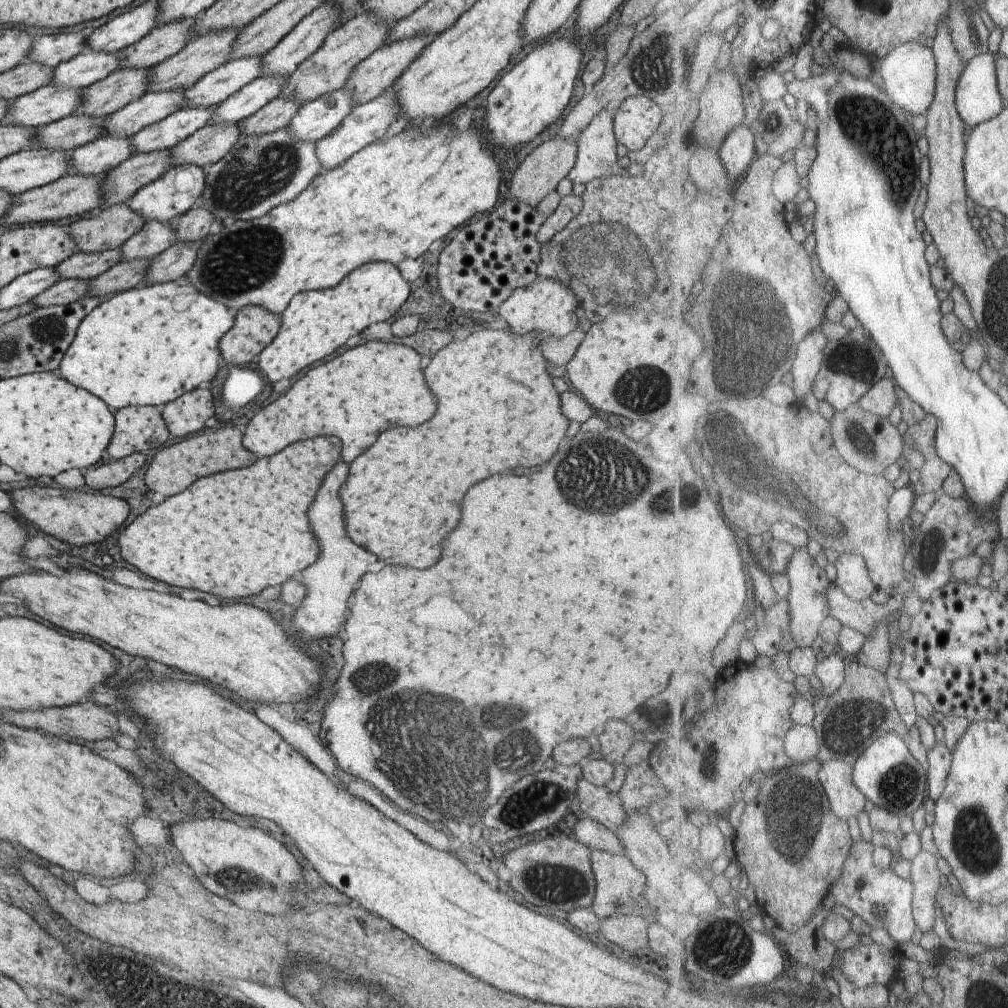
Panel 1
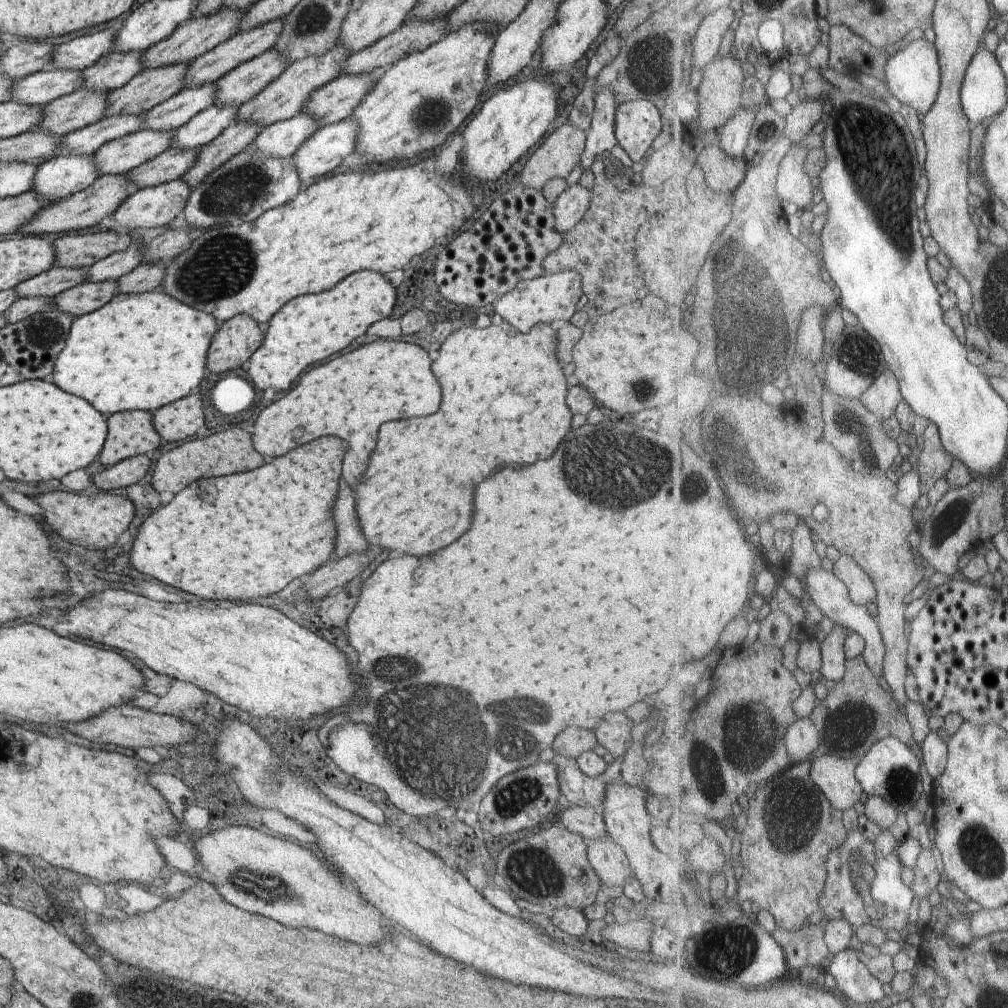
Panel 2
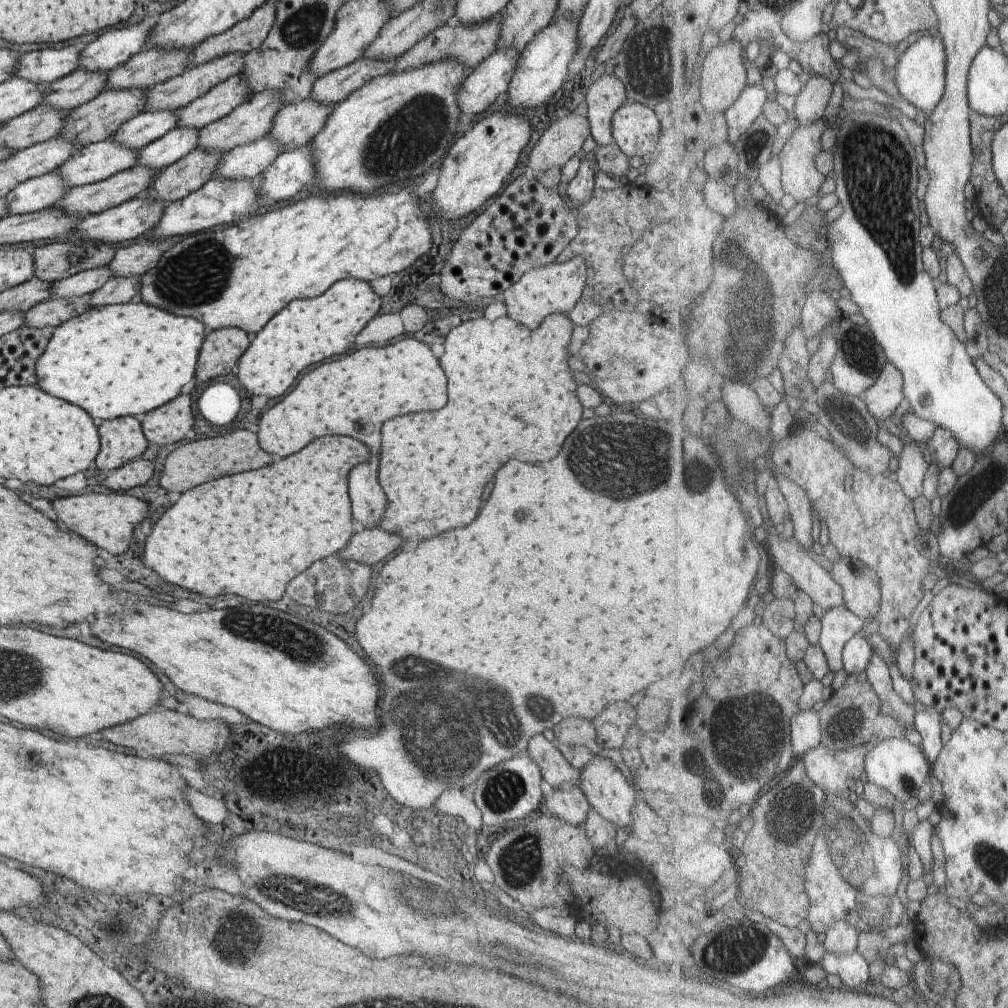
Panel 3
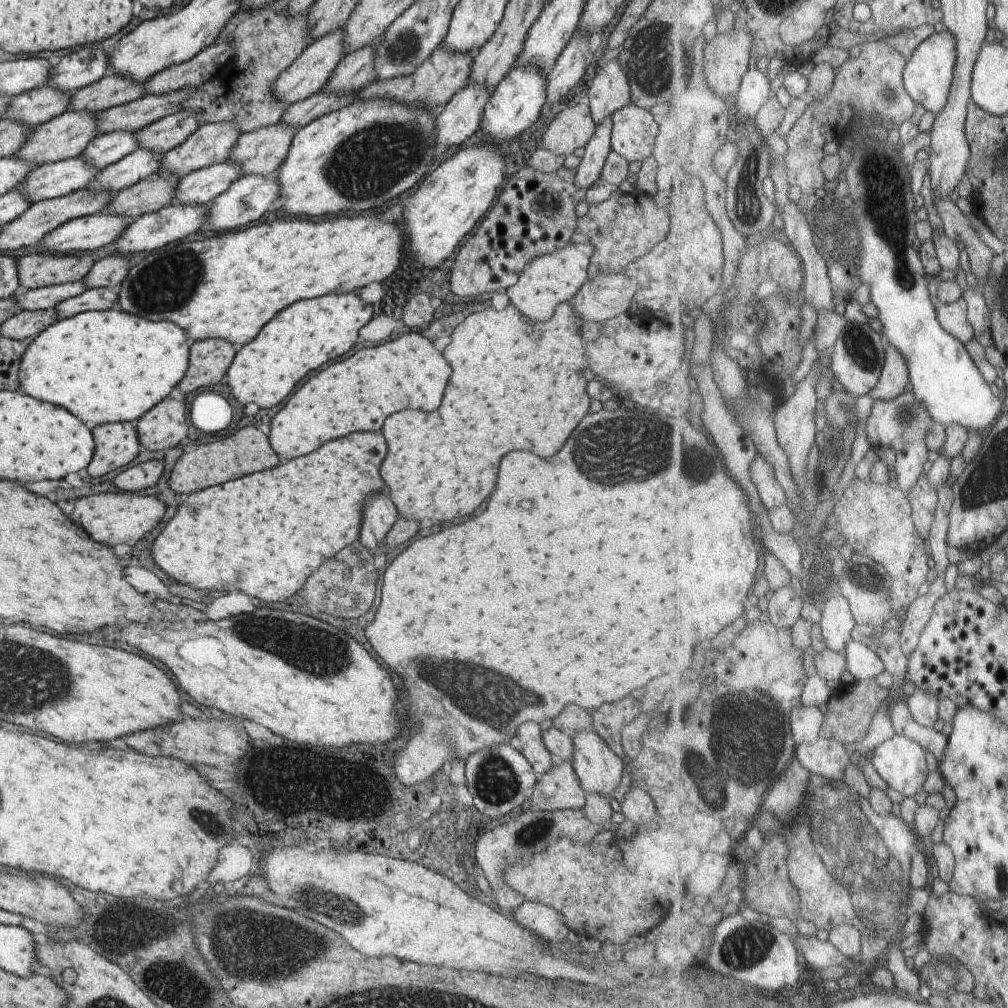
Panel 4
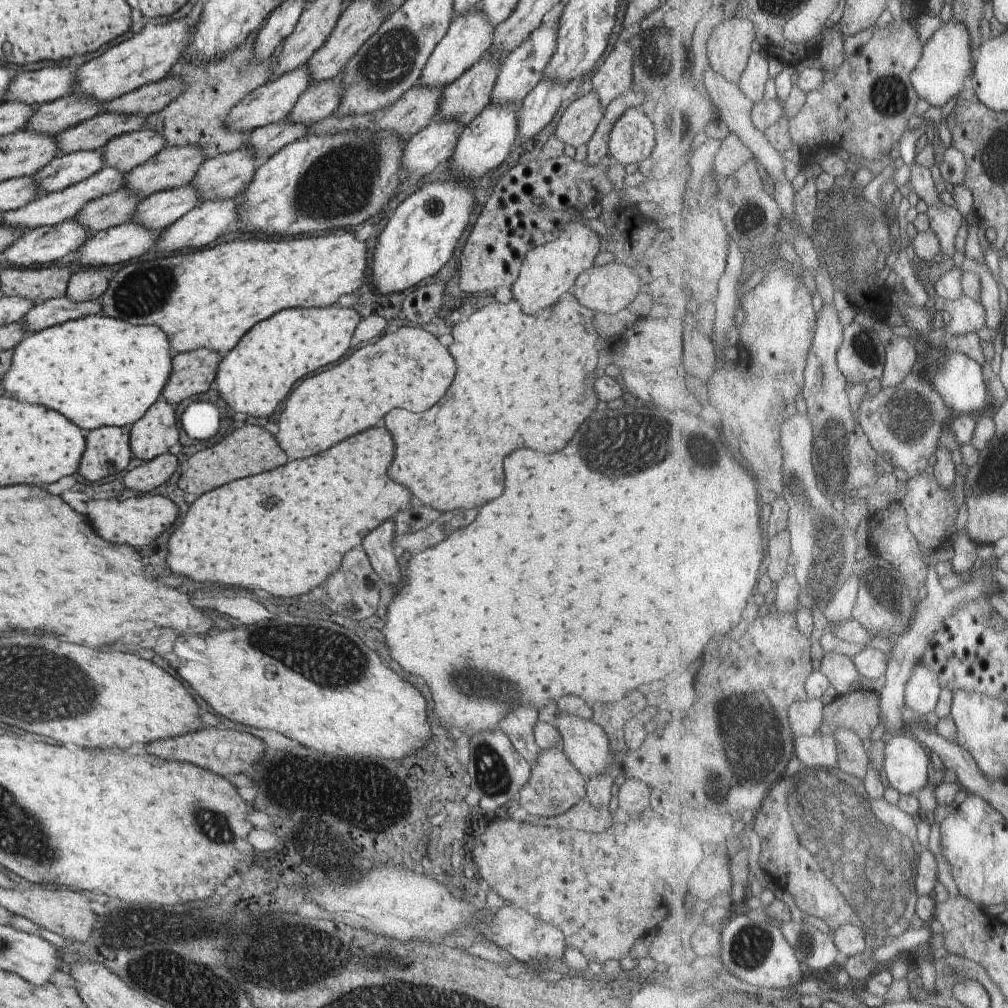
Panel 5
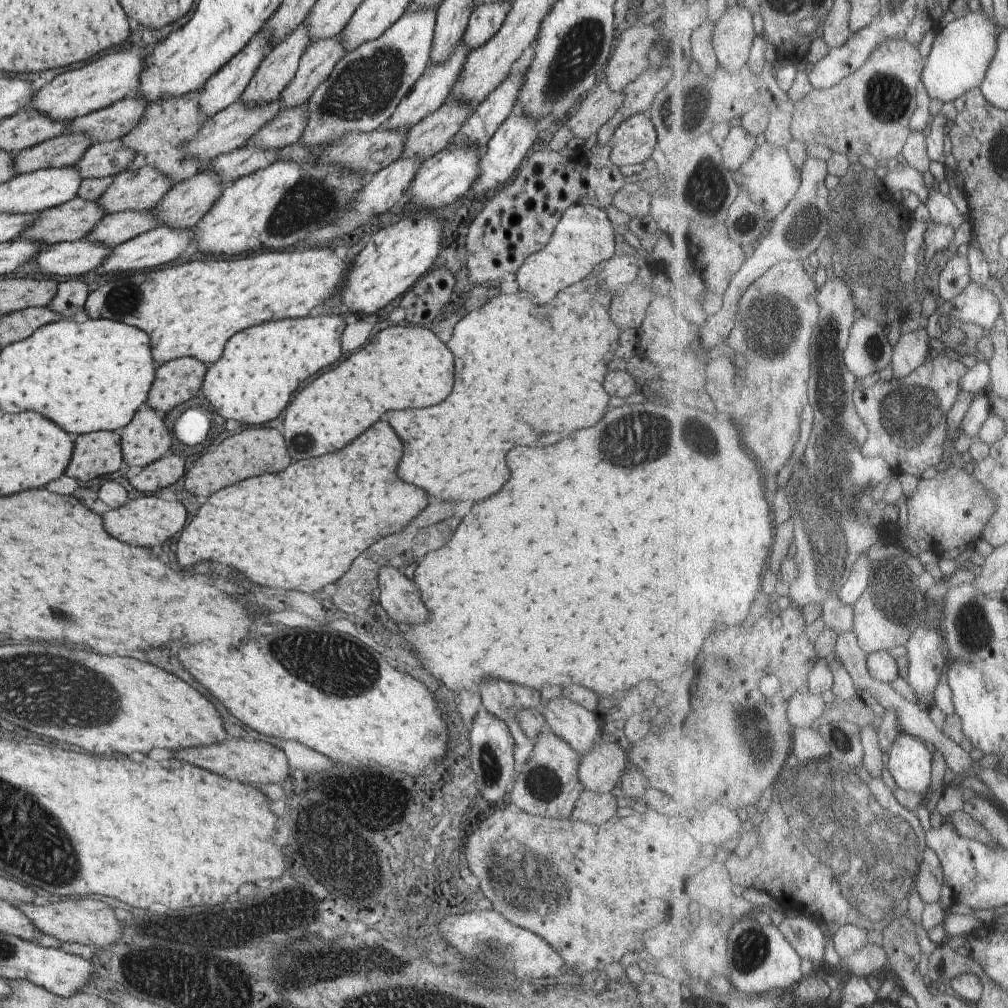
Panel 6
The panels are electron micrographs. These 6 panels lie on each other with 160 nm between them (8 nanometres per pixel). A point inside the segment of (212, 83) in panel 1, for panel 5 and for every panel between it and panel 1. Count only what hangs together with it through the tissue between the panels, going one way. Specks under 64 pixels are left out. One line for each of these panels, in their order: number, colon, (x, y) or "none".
2: (176, 110)
3: (145, 127)
4: (102, 150)
5: (62, 171)

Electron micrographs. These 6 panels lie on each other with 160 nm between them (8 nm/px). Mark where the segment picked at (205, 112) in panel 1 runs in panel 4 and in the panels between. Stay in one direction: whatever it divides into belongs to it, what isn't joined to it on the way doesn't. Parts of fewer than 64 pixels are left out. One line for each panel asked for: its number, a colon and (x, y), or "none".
2: (117, 156)
3: (90, 163)
4: (47, 181)

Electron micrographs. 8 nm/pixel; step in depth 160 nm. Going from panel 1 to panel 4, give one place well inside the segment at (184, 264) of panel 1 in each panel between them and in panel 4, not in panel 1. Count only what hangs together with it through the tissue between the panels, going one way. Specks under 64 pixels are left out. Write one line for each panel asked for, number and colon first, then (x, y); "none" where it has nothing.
2: (144, 277)
3: (116, 290)
4: (103, 298)

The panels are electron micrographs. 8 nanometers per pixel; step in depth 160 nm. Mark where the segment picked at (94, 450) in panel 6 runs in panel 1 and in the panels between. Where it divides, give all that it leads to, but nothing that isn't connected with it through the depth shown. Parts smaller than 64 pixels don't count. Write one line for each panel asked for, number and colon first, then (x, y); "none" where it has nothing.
1: (136, 429)
2: (129, 433)
3: (121, 439)
4: (115, 444)
5: (106, 451)

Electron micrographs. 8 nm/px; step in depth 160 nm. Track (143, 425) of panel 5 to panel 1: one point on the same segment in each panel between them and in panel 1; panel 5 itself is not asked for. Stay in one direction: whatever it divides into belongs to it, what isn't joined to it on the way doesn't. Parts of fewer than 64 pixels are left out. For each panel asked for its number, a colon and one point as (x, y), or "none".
1: (190, 413)
2: (178, 420)
3: (169, 423)
4: (163, 426)

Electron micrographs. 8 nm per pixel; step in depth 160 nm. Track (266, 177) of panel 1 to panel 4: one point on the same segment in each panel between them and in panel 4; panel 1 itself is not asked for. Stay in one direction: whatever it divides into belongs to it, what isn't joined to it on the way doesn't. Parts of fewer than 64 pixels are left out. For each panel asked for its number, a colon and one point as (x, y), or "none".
2: (245, 185)
3: (217, 202)
4: (146, 233)

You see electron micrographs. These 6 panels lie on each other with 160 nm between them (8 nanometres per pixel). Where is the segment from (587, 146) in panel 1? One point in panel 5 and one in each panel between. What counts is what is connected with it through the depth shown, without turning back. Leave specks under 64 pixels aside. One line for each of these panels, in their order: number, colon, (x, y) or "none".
2: (600, 136)
3: (605, 95)
4: (608, 91)
5: (614, 76)

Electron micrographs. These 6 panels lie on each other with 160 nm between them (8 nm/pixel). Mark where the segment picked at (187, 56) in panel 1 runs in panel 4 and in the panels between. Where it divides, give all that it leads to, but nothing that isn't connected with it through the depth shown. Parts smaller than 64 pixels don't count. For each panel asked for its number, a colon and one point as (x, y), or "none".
2: (148, 87)
3: (96, 120)
4: (64, 136)

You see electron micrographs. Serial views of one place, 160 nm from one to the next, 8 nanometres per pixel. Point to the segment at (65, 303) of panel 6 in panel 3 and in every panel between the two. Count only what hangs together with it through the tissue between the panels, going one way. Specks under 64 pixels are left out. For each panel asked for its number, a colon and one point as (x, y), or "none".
3: (131, 261)
4: (109, 271)
5: (83, 285)

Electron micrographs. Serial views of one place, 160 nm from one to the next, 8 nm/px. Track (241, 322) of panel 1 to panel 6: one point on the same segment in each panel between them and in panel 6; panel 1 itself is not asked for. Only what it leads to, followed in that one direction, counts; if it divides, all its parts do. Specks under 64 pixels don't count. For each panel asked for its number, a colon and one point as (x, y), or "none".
2: (234, 341)
3: (217, 355)
4: (208, 359)
5: (191, 372)
6: (175, 381)

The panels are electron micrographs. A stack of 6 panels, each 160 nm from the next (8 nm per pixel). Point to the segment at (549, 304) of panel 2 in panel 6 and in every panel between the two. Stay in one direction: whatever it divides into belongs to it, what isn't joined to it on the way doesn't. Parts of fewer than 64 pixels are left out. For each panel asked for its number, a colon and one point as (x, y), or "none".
3: (555, 288)
4: (548, 280)
5: (548, 270)
6: (582, 237)

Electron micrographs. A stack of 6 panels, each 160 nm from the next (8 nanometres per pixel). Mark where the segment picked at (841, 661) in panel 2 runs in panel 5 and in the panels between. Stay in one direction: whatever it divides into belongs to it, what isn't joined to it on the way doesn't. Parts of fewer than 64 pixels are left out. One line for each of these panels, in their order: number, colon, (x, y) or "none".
3: (839, 625)
4: (837, 626)
5: (841, 607)

